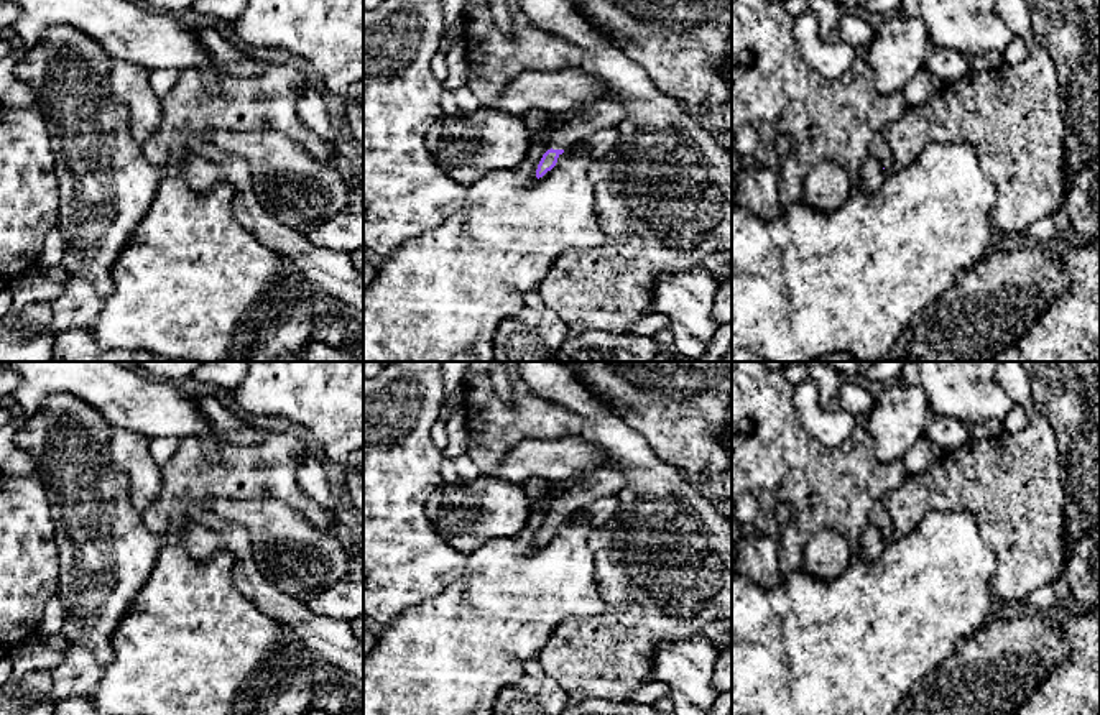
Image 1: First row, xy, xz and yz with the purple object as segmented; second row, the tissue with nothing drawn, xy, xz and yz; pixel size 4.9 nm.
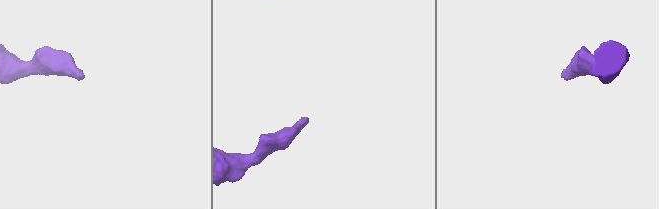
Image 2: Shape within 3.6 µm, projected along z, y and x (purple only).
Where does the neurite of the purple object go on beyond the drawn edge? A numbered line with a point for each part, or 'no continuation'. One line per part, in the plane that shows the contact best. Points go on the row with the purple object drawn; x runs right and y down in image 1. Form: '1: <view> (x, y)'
1: xz (597, 115)

